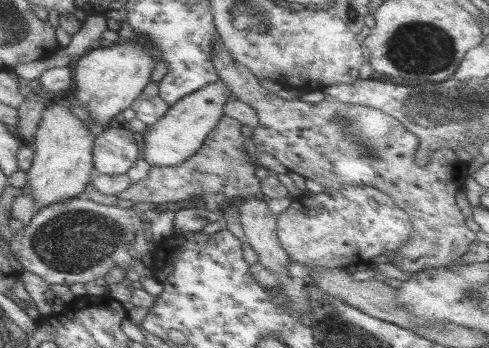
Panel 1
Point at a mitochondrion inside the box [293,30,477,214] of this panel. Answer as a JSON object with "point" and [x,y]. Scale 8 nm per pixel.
{"point":[355,138]}

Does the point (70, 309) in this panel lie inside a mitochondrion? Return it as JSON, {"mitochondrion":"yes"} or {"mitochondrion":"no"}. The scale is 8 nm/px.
{"mitochondrion":"no"}

